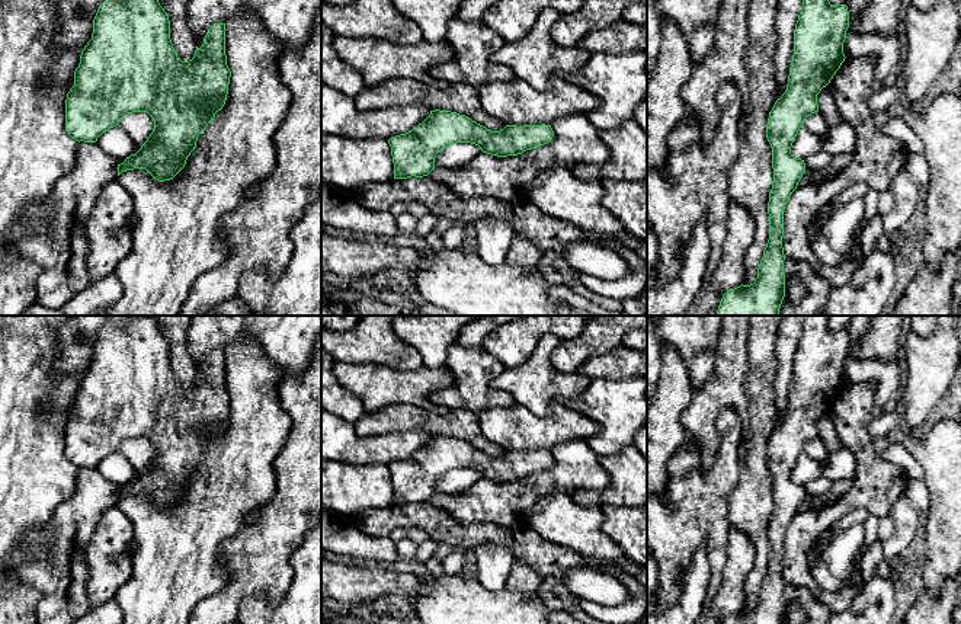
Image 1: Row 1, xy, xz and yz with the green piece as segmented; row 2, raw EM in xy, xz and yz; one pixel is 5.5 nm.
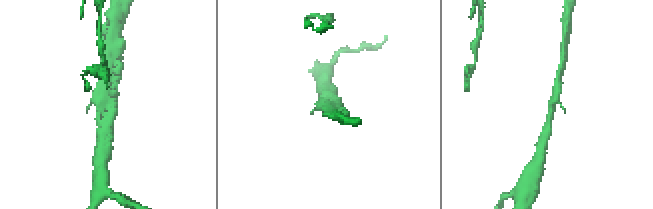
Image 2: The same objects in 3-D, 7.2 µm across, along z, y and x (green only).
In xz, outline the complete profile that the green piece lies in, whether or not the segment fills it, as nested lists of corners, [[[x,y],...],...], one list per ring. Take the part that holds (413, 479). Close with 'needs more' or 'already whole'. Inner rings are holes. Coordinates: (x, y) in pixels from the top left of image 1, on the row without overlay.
[[[430,436],[430,441],[406,460],[391,463],[388,470],[394,489],[394,505],[423,503],[435,495],[435,483],[457,468],[471,468],[483,479],[507,483],[548,470],[551,451],[506,451],[491,457],[465,441]]]; already whole

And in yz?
[[[805,316],[801,337],[794,358],[794,381],[789,393],[785,419],[775,428],[766,449],[766,464],[772,473],[773,509],[769,518],[769,566],[757,595],[757,604],[750,611],[728,615],[723,624],[784,624],[784,535],[791,519],[805,499],[805,489],[791,480],[792,468],[803,454],[804,447],[819,438],[817,420],[826,413],[845,387],[843,368],[849,353],[849,337],[846,330],[833,332],[829,316]]]; already whole

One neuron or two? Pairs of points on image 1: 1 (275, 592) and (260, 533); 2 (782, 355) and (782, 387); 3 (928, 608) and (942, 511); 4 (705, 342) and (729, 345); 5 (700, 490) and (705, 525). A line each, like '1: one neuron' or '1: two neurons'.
1: one neuron
2: one neuron
3: two neurons
4: two neurons
5: one neuron

